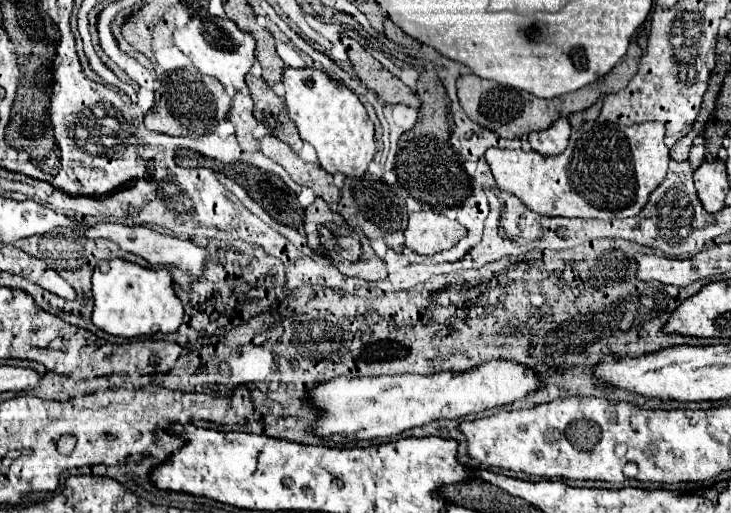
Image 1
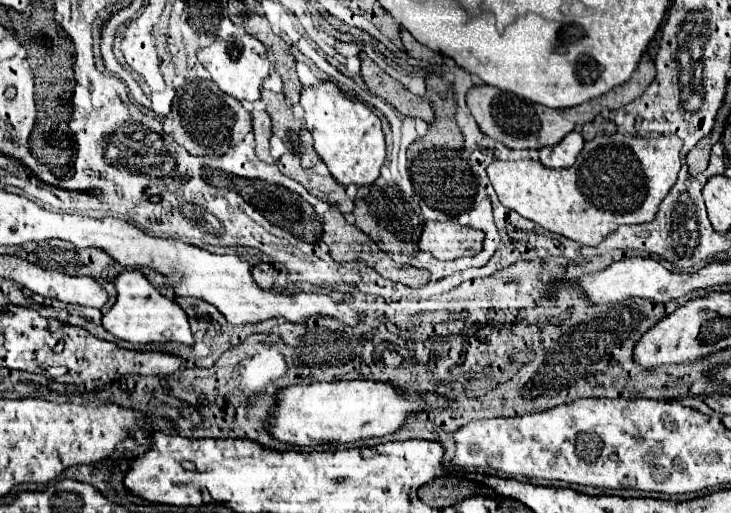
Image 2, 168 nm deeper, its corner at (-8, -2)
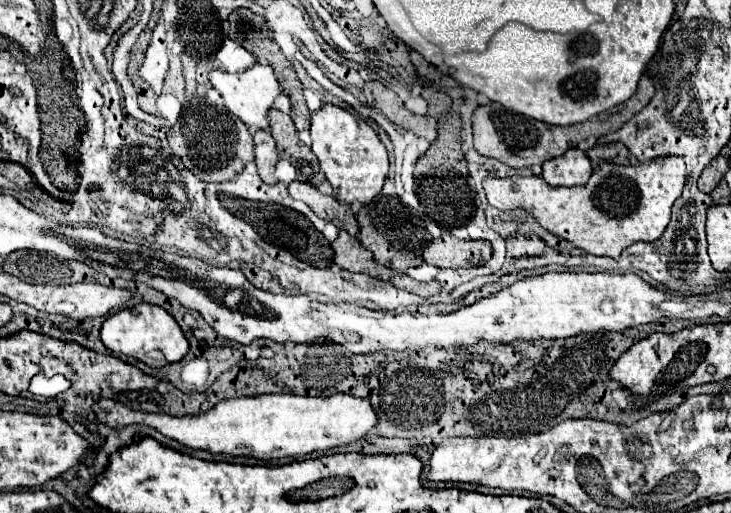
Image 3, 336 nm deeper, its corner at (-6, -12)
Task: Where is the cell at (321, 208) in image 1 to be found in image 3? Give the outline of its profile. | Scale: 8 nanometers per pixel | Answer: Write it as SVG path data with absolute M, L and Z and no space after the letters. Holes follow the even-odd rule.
M341 230L339 238L331 244L335 256L333 262L349 272L363 272L373 278L387 278L389 270L375 262L373 254L365 250L353 236L349 236L345 230Z

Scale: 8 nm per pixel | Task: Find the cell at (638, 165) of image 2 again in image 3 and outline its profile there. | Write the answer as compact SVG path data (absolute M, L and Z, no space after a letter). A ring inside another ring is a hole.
M665 156L663 160L651 160L651 164L635 164L635 166L619 166L601 162L593 166L593 176L585 186L579 188L551 188L541 178L529 176L529 178L487 178L483 180L487 202L499 210L513 210L513 208L525 208L531 212L537 222L547 228L549 232L573 242L575 246L583 248L589 254L595 256L609 256L619 258L621 252L635 244L635 242L655 242L665 232L669 220L671 220L671 206L681 196L685 186L685 164L677 156Z

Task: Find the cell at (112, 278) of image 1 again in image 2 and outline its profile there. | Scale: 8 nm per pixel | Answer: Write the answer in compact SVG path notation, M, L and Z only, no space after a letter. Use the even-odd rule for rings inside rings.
M129 270L121 272L113 278L115 290L117 290L117 302L113 308L103 316L103 328L111 332L115 338L133 342L133 344L147 344L147 342L183 342L193 344L189 318L185 310L165 298L143 272Z

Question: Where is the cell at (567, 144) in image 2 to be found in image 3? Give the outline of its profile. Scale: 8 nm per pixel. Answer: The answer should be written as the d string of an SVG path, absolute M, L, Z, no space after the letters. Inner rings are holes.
M571 148L555 160L543 164L543 180L549 186L585 186L593 174L593 166L585 152Z

